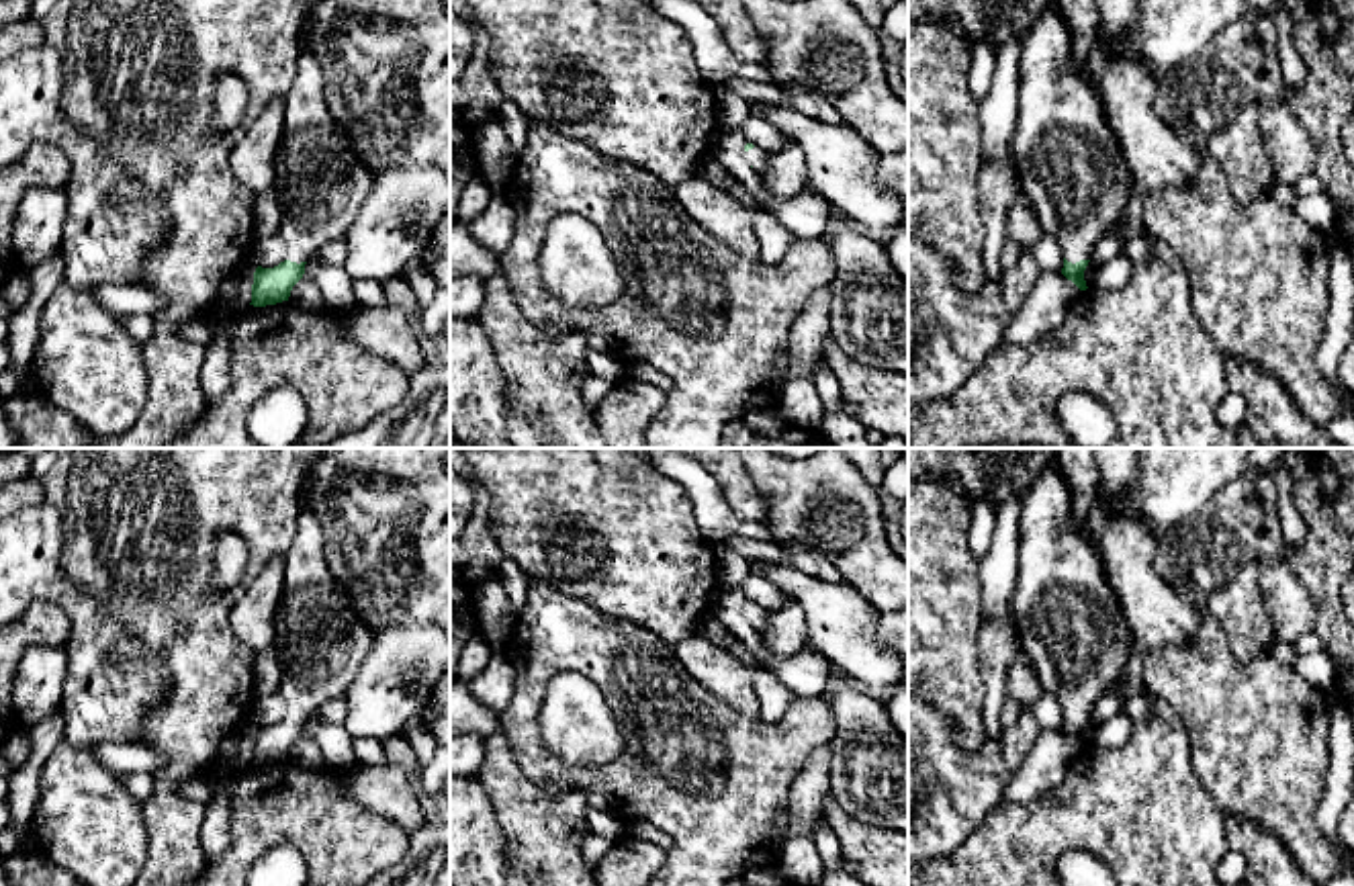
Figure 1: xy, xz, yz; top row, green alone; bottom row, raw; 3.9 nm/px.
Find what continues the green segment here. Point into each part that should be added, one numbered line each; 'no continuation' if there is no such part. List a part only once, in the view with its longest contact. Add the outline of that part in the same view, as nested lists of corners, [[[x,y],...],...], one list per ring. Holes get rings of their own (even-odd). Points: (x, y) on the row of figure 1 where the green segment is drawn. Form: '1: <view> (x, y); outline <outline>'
1: yz (1068, 160); outline [[[1057,2],[1049,4],[1023,37],[1010,151],[1043,233],[1059,243],[1072,264],[1090,258],[1139,188],[1123,162],[1090,70],[1076,70],[1070,59],[1068,25]]]

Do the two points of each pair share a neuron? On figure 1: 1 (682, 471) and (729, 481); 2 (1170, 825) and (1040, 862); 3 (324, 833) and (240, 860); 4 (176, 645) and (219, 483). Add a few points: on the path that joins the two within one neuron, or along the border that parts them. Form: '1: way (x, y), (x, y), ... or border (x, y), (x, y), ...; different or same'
1: border (704, 469), (716, 481), (729, 508), (741, 518); different
2: way (1138, 825), (1076, 825), (1072, 829); same
3: way (303, 829), (271, 829), (260, 839); same
4: way (172, 604), (172, 557), (197, 533), (197, 524); same

